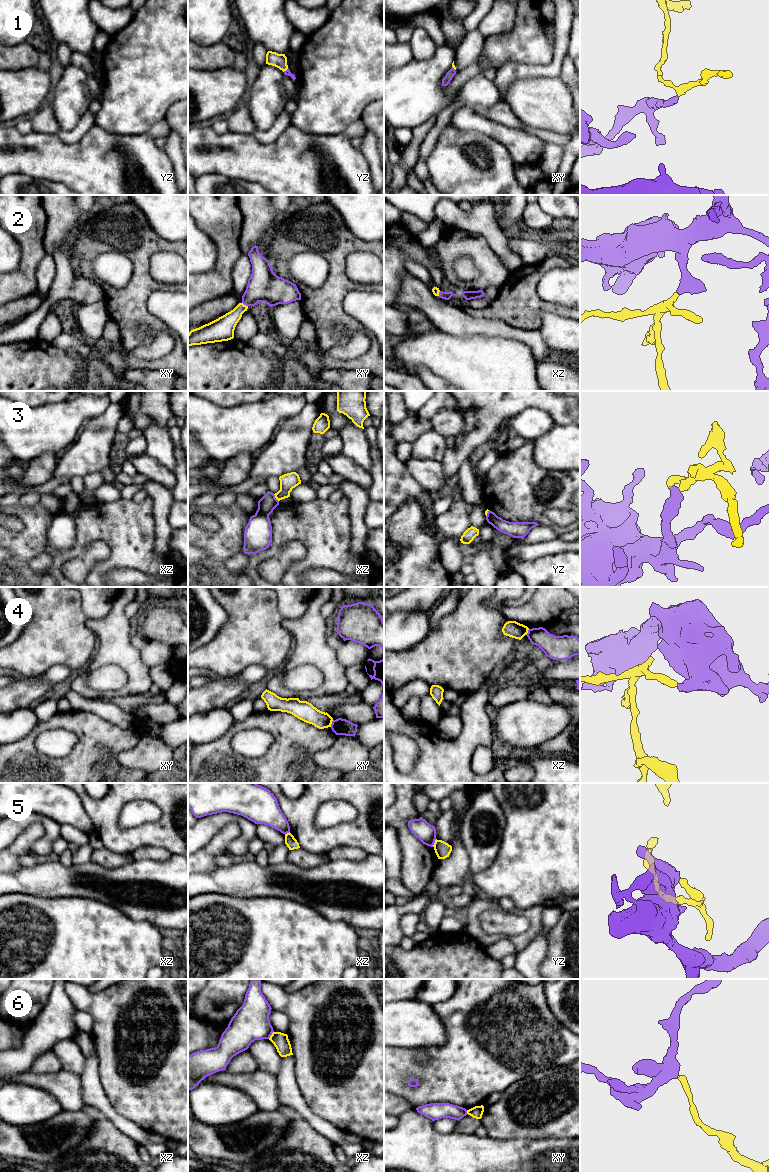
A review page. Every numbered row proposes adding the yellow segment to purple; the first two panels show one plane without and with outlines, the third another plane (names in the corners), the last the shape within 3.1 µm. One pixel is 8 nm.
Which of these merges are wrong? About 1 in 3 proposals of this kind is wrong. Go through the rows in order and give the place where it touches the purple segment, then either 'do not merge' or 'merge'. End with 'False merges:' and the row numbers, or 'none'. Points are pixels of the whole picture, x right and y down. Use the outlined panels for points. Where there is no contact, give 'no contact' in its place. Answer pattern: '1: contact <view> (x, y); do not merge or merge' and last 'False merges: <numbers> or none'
1: contact yz (286, 70); merge
2: contact xy (245, 304); merge
3: contact xz (275, 498); do not merge
4: contact xy (332, 723); do not merge
5: contact yz (434, 842); do not merge
6: contact xz (271, 1034); do not merge
False merges: 3, 4, 5, 6

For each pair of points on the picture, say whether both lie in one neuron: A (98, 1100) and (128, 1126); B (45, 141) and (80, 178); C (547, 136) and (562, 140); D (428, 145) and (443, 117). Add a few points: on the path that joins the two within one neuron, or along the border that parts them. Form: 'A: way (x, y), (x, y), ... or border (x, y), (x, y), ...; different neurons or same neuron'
A: way (105, 1107), (121, 1123); same neuron
B: way (52, 150), (71, 169); same neuron
C: way (551, 137), (558, 139); same neuron
D: way (432, 138), (441, 124); same neuron

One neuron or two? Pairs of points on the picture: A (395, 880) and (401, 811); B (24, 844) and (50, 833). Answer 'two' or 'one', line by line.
A: two
B: two

